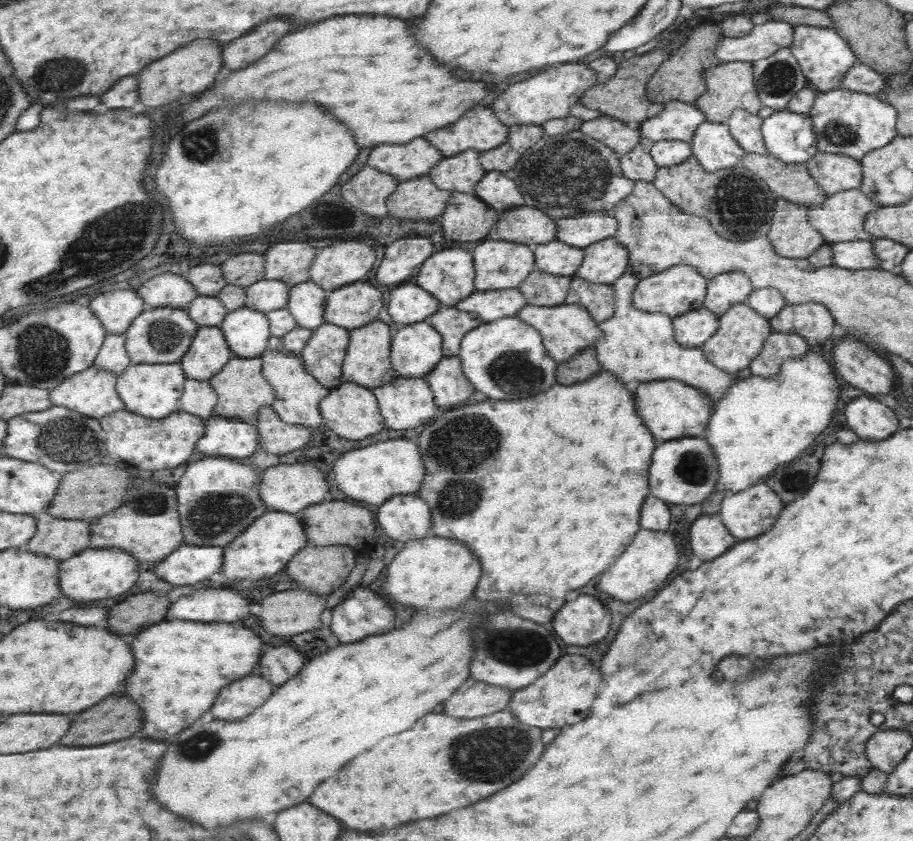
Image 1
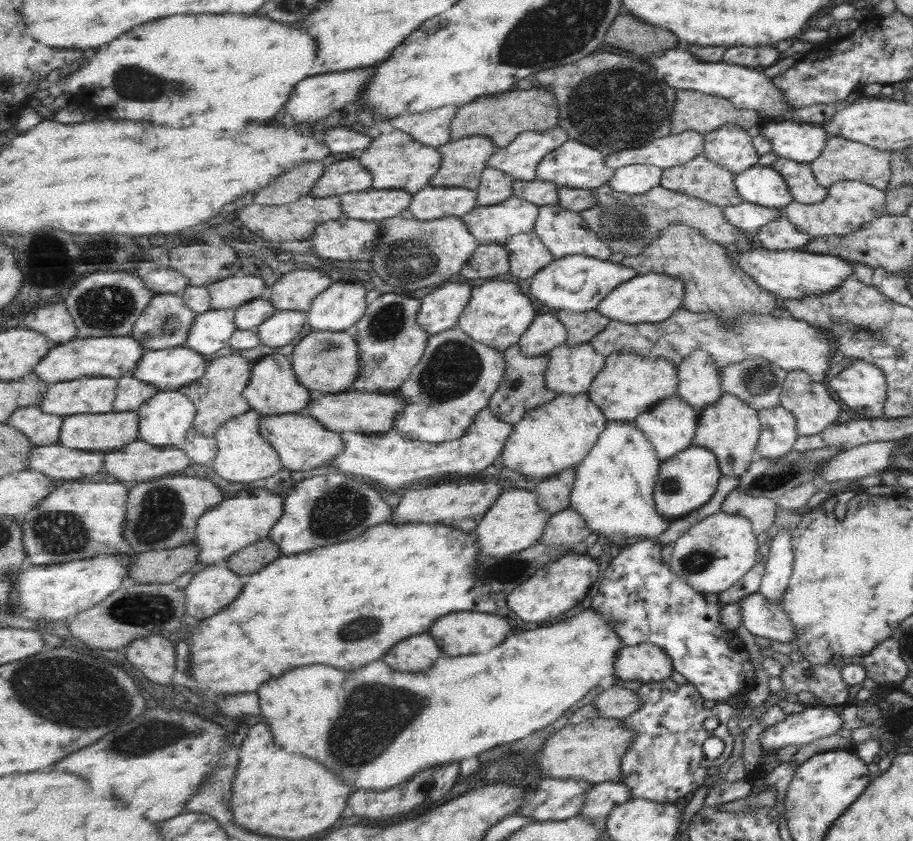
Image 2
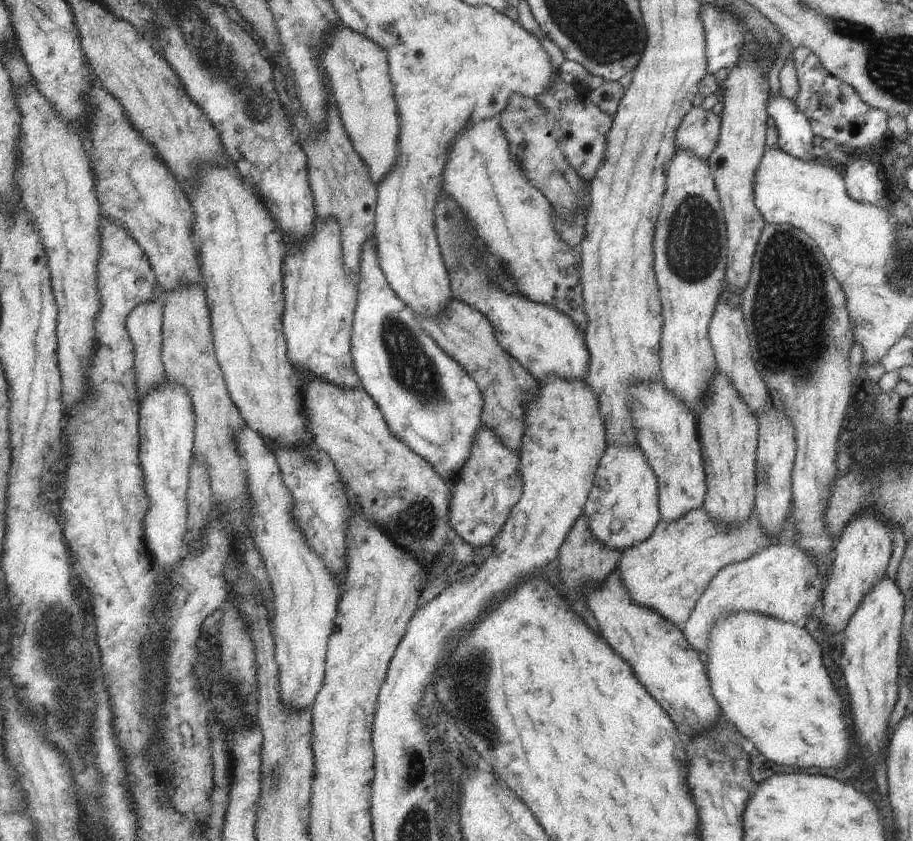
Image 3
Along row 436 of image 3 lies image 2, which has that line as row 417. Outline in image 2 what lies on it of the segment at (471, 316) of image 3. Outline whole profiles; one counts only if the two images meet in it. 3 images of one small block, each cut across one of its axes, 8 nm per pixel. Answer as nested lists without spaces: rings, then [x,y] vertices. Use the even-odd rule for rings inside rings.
[[[511,346],[507,352],[505,352],[505,358],[509,362],[509,368],[507,368],[507,374],[497,390],[497,394],[493,394],[491,398],[491,404],[489,404],[489,410],[499,418],[499,420],[505,420],[513,426],[517,426],[525,414],[529,414],[531,410],[537,410],[539,406],[545,406],[549,402],[553,402],[559,394],[553,392],[549,386],[547,386],[547,372],[549,372],[549,356],[539,356],[539,358],[529,358],[521,346]]]

